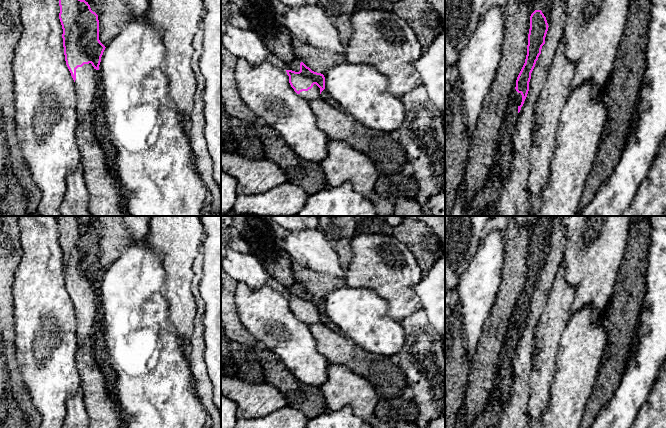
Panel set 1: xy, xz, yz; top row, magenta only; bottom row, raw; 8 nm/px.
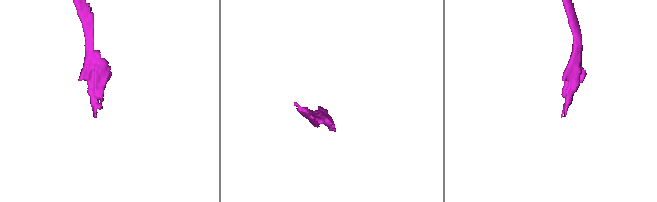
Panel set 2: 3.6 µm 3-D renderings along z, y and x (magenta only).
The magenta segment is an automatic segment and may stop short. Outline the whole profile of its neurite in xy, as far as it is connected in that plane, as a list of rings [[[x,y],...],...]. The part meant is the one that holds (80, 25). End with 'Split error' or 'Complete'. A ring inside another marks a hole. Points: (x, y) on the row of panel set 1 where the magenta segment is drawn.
[[[59,0],[59,6],[65,61],[75,82],[78,124],[89,121],[94,125],[96,113],[93,112],[93,106],[96,104],[95,94],[99,82],[98,70],[106,48],[99,40],[98,15],[91,10],[90,5],[85,0]]]. Split error

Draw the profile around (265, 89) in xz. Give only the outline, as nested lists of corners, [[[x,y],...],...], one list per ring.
[[[238,58],[235,80],[248,108],[275,129],[298,156],[319,163],[327,157],[329,138],[318,128],[309,101],[291,87],[286,70],[266,61],[252,66]]]

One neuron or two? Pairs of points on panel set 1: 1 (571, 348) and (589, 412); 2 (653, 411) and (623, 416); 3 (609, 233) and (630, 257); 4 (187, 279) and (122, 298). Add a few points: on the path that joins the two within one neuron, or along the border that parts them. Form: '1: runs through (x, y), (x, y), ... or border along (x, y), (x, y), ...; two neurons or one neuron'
1: border along (595, 381), (581, 417); two neurons
2: border along (648, 393), (645, 402), (635, 417); two neurons
3: border along (627, 243), (616, 273); two neurons
4: border along (161, 262), (165, 274), (164, 297), (169, 308); two neurons

